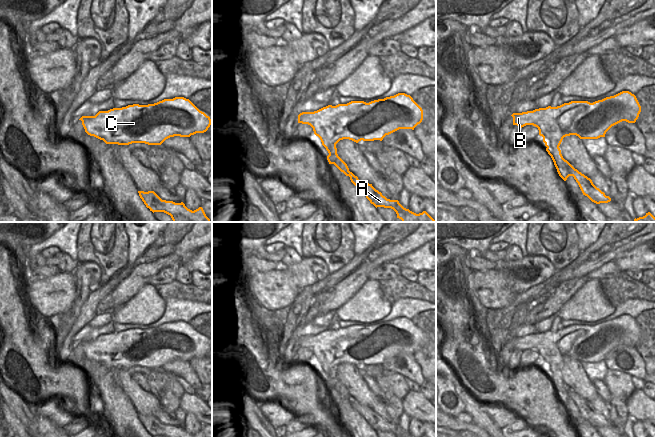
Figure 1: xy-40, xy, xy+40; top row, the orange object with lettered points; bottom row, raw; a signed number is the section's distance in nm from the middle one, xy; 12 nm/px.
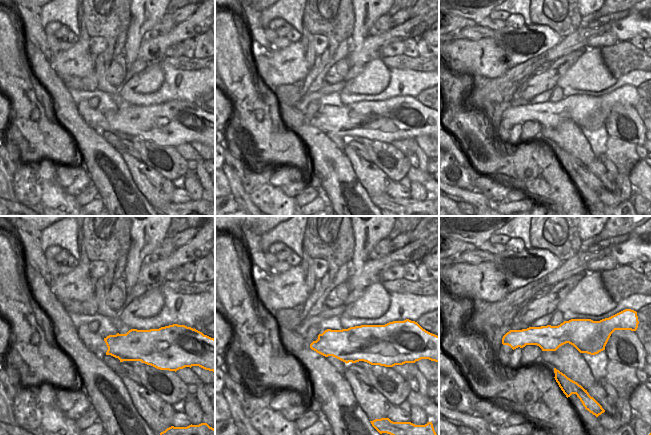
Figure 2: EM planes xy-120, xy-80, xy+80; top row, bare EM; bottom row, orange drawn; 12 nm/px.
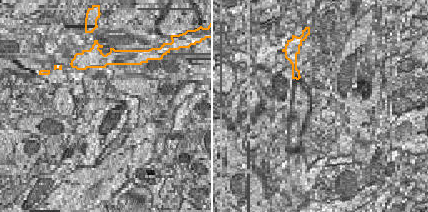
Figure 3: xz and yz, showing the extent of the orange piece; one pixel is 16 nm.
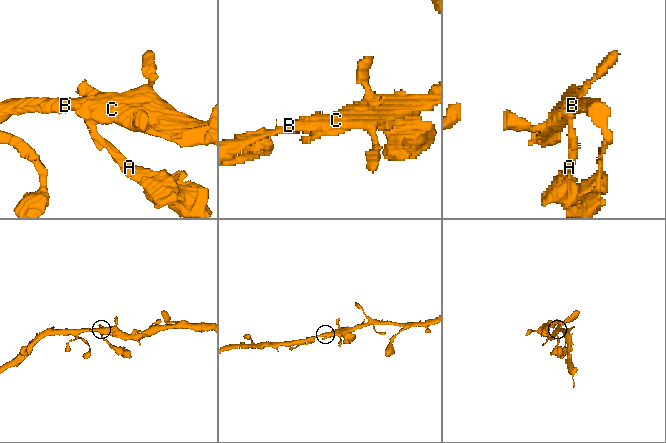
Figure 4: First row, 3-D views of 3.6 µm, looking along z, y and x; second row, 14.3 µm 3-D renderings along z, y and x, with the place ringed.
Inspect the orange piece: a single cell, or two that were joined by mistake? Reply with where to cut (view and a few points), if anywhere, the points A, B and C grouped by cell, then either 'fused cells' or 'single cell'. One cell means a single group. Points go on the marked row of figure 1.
cut in xy+40 along (559, 144), (555, 144), (553, 149), (548, 152); A / B C; fused cells

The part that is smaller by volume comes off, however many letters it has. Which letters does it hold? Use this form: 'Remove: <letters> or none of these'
Remove: A

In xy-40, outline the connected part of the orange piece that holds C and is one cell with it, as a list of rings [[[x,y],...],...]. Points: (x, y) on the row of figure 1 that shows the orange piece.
[[[184,97],[164,99],[148,105],[133,104],[108,111],[99,111],[95,116],[82,116],[79,120],[82,121],[88,135],[103,140],[106,144],[118,145],[132,143],[161,145],[170,137],[190,137],[196,133],[204,133],[211,125],[210,117]]]

